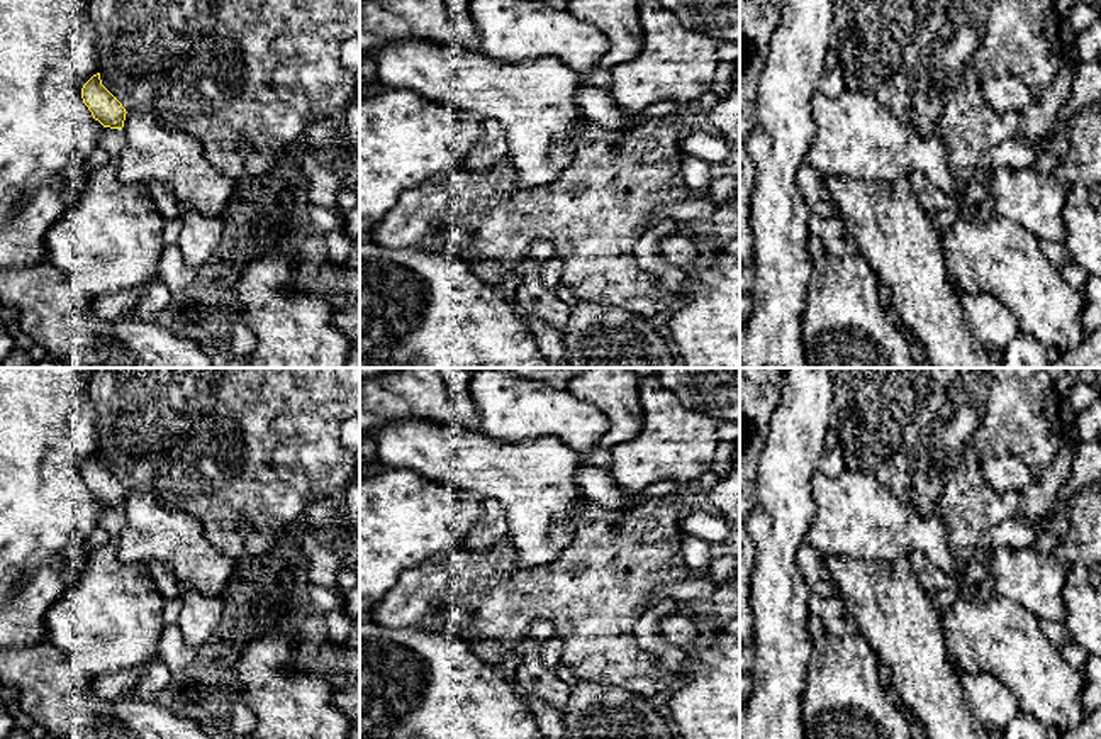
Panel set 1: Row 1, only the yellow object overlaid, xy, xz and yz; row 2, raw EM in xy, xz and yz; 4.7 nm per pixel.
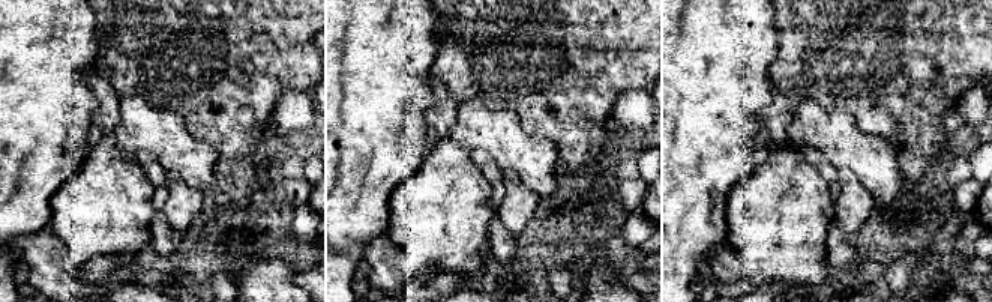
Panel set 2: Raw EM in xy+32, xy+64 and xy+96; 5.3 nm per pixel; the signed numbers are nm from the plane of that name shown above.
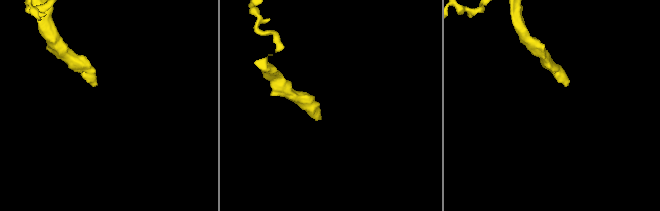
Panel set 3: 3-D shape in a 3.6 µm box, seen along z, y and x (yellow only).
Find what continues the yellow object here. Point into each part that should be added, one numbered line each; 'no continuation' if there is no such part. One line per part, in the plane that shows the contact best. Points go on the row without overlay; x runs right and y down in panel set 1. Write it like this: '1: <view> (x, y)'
1: xy (112, 519)

